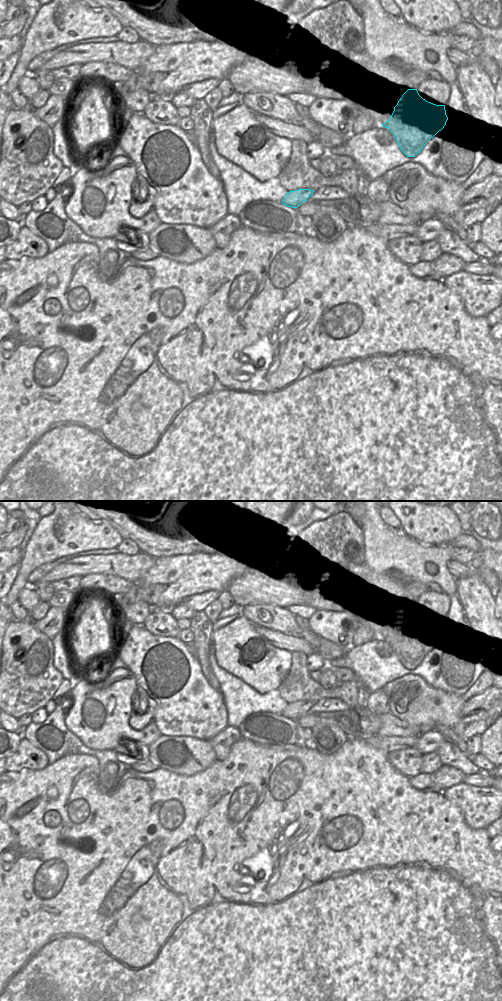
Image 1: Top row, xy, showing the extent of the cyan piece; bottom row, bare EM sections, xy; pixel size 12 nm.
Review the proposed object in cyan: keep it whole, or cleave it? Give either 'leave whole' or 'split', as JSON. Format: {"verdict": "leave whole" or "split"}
{"verdict": "split"}

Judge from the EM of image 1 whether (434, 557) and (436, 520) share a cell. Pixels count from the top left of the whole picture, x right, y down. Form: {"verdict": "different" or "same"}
{"verdict": "same"}

